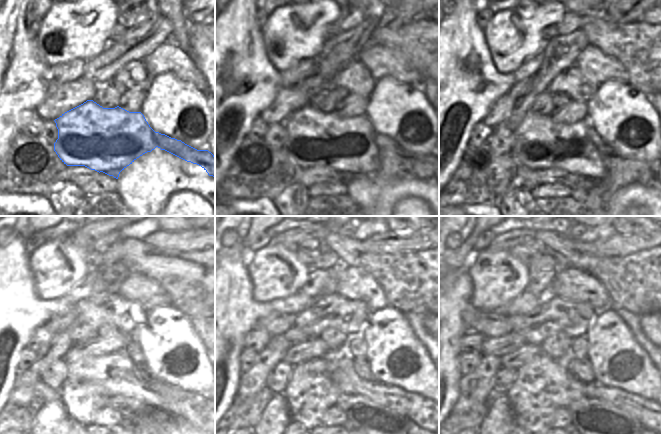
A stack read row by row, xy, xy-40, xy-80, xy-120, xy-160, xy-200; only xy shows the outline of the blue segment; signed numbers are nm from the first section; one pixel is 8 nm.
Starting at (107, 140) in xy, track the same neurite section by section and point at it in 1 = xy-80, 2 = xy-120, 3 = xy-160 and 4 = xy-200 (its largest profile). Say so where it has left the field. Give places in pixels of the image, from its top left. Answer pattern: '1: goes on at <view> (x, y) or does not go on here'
1: goes on at xy-80 (539, 142)
2: goes on at xy-120 (111, 372)
3: goes on at xy-160 (415, 407)
4: goes on at xy-200 (641, 408)

